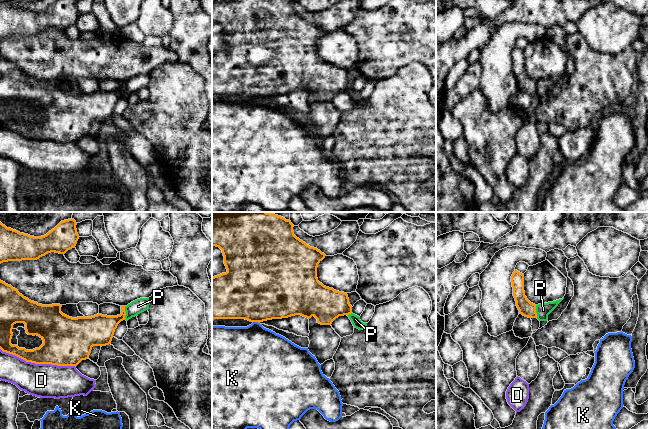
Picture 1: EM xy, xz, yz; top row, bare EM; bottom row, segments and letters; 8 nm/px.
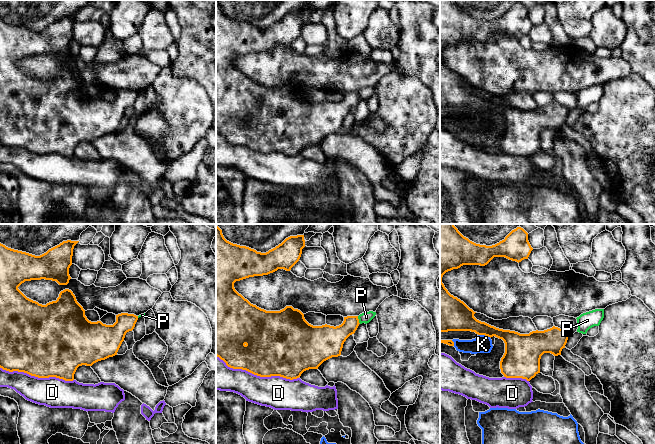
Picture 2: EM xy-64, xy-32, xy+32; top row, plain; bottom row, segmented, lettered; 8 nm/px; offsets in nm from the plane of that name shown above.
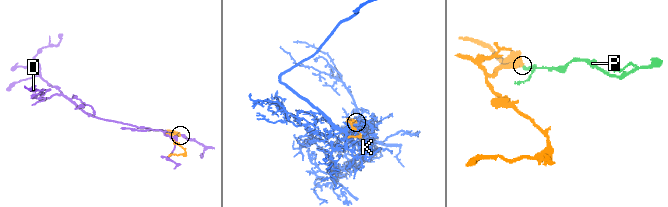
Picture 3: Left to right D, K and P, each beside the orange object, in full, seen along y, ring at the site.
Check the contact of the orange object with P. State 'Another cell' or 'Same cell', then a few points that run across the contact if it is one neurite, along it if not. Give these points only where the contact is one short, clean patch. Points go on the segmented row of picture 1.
Another cell. Line: xy (124, 306), (125, 319)

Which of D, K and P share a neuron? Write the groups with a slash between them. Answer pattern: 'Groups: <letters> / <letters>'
Groups: D / K / P

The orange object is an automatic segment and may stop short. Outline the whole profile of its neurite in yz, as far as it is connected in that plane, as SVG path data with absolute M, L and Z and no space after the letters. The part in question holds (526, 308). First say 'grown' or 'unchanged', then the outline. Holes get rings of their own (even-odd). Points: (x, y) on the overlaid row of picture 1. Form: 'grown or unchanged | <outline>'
unchanged | M515 270L511 276L513 296L519 313L528 318L536 318L536 305L531 303L525 296L524 275Z

